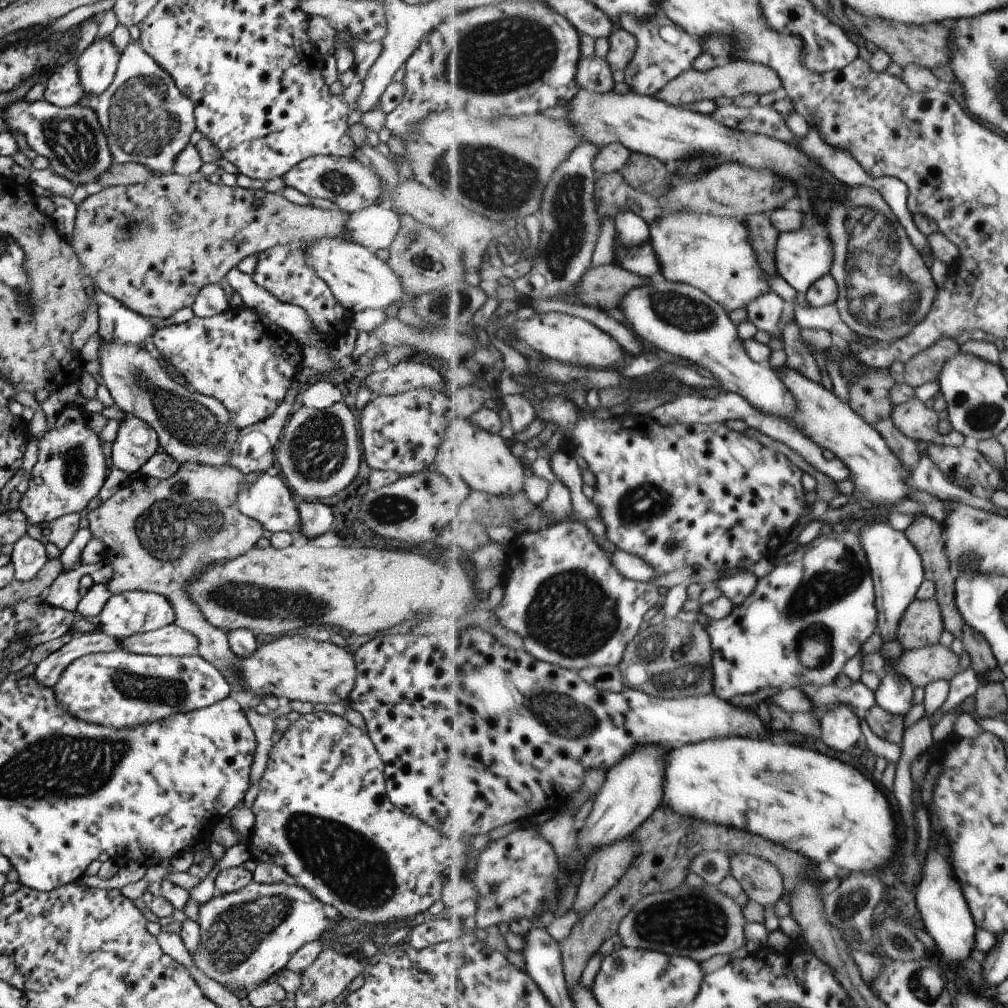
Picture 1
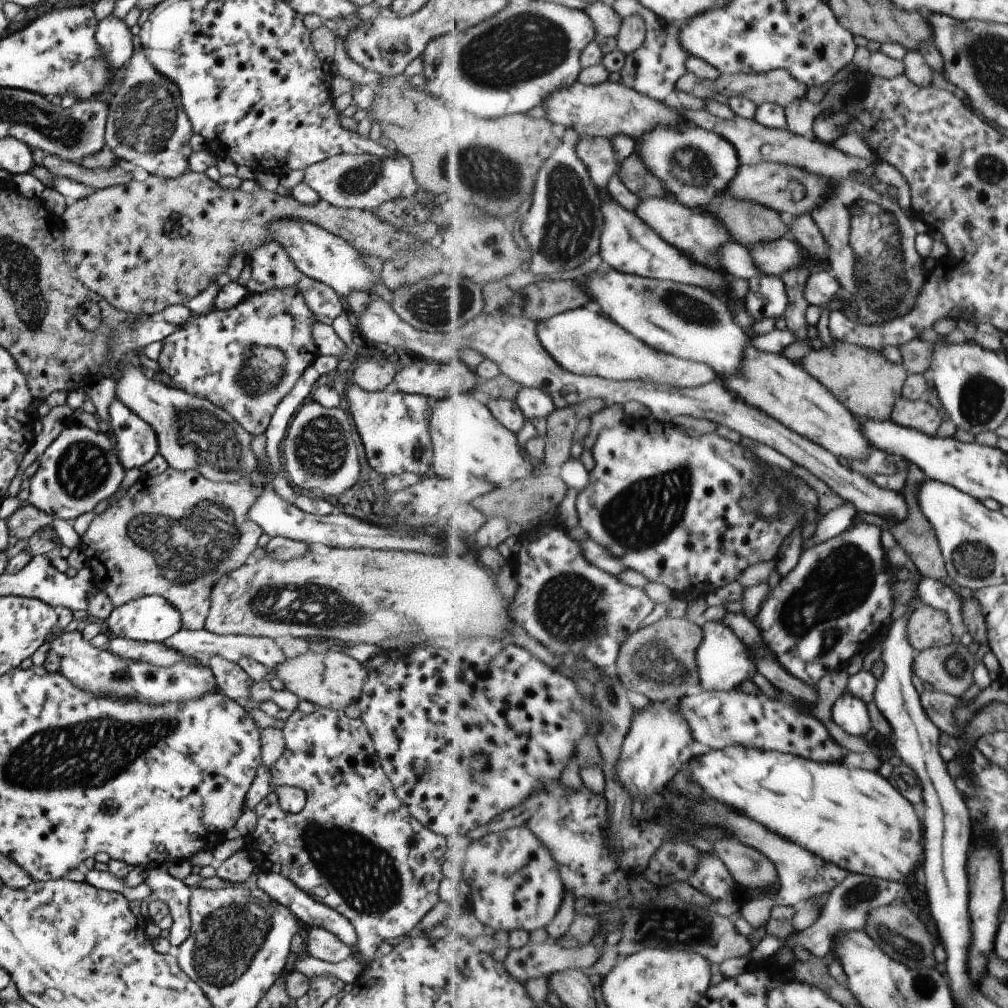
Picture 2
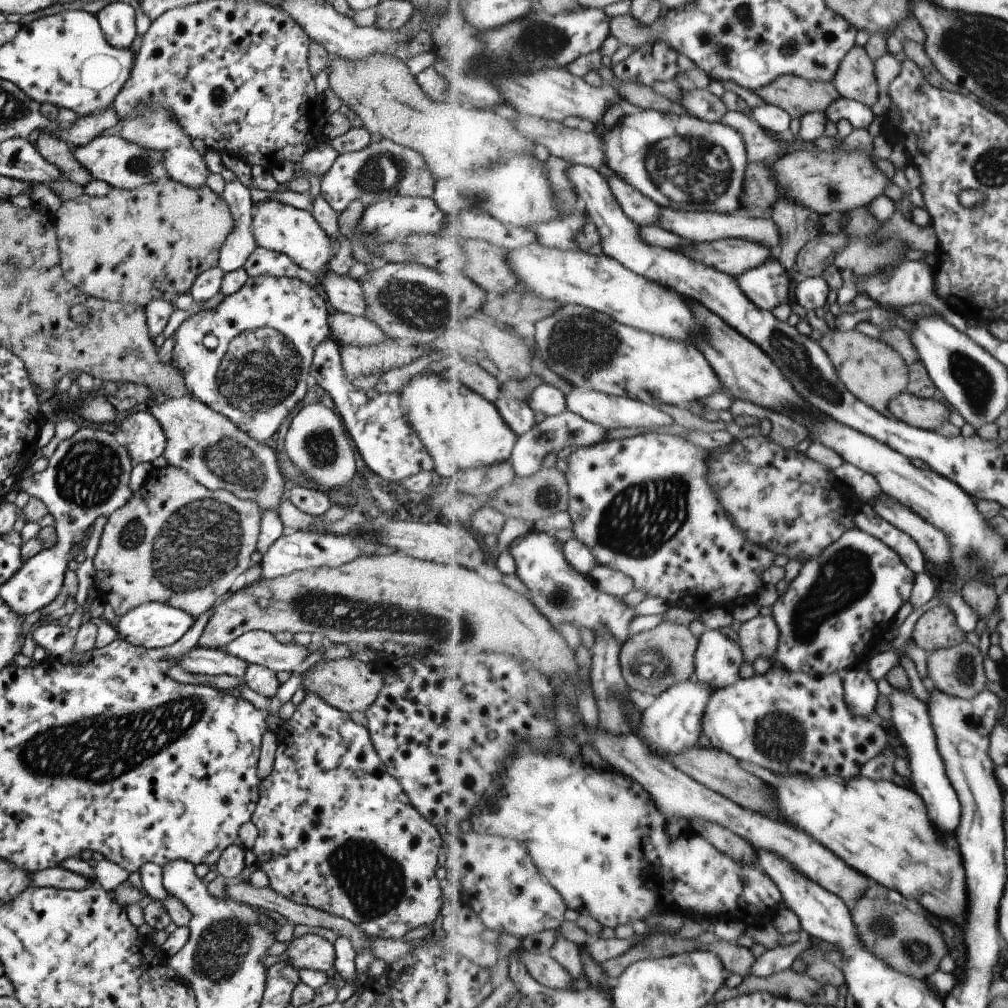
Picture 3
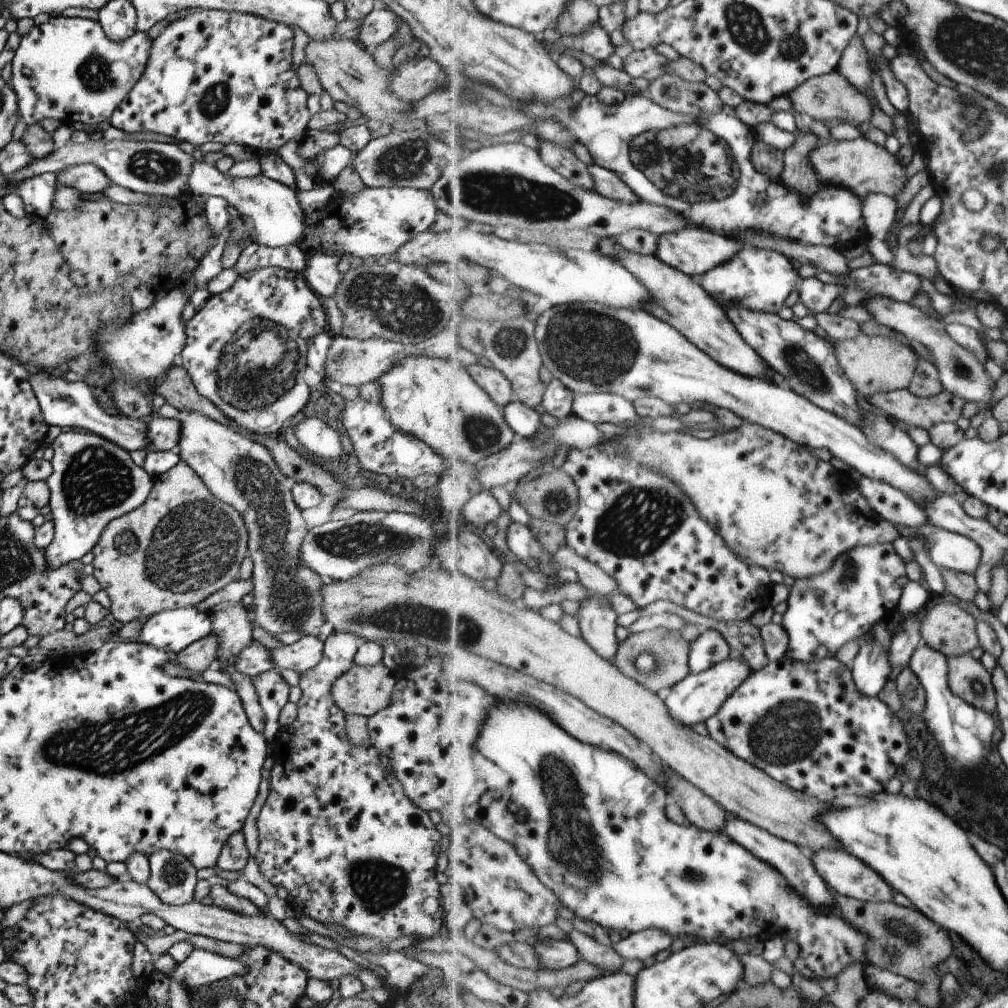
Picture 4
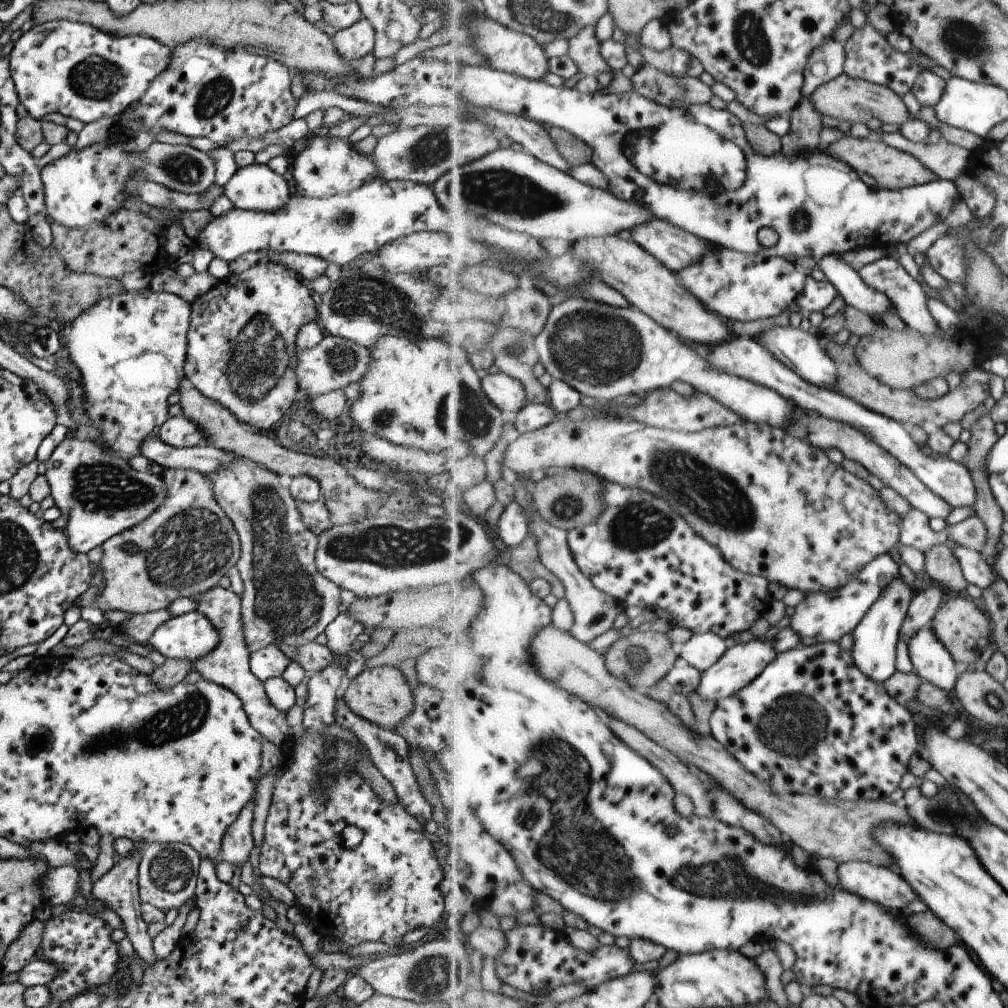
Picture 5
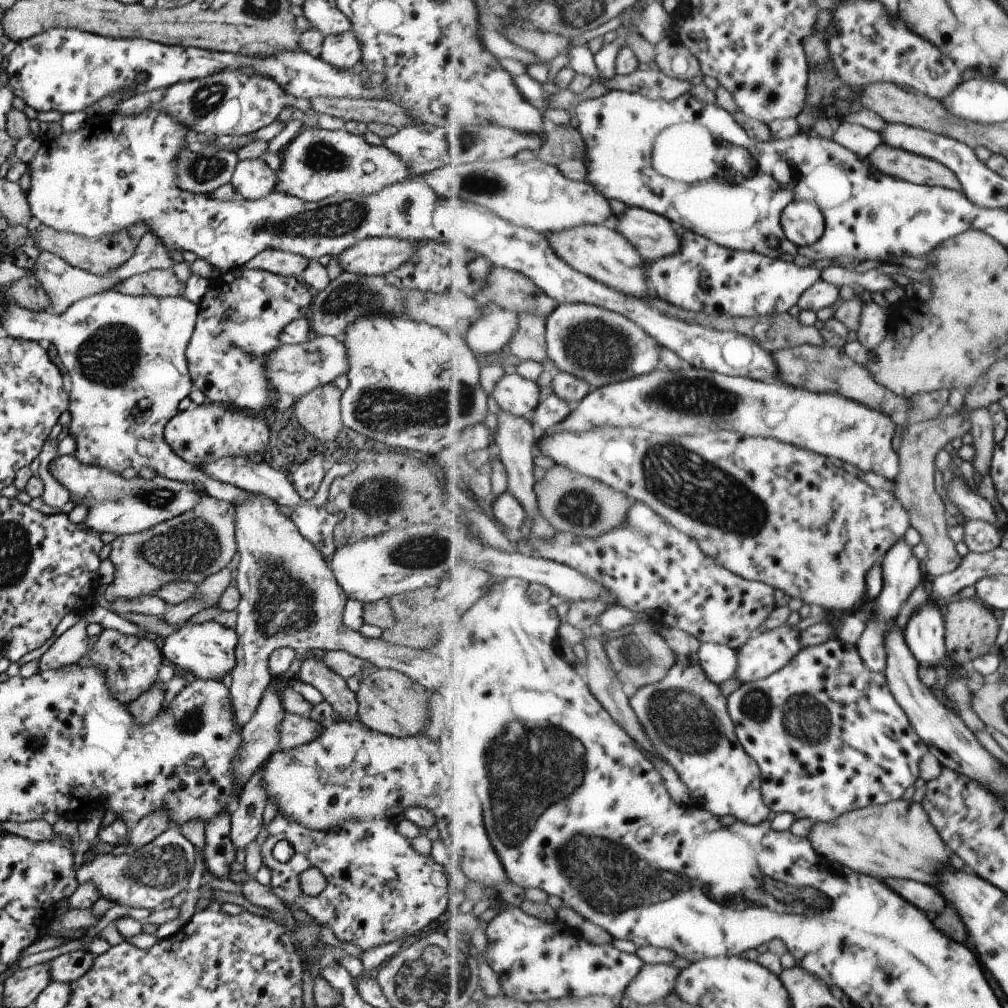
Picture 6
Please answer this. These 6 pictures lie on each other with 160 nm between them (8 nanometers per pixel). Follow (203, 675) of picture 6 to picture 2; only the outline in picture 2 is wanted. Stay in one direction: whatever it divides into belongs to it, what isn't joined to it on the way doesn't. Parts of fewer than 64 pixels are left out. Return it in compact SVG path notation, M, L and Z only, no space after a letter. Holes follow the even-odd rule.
M157 595L142 596L113 607L104 622L109 636L148 643L162 643L182 628L178 610Z

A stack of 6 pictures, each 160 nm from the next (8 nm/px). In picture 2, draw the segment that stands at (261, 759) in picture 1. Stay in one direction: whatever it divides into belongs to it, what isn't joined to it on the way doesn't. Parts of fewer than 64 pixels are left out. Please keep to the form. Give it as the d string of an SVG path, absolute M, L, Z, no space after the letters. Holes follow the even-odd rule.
M167 467L160 475L153 477L141 476L128 489L126 494L112 506L108 506L103 512L93 517L85 532L79 536L80 547L85 554L85 566L90 570L92 576L92 586L107 595L109 602L113 607L121 606L126 602L138 599L142 596L157 595L166 600L175 610L178 610L181 626L183 629L197 630L204 625L210 603L210 592L215 581L221 576L226 575L229 571L238 569L243 566L247 556L255 550L257 538L261 536L260 526L248 517L248 510L252 504L259 498L264 487L263 480L253 483L249 478L241 477L236 483L214 483L203 478L199 473L192 470L178 471ZM211 657L207 661L207 666L214 676L214 681L219 691L227 698L239 703L256 722L259 730L265 727L275 727L282 729L284 722L276 720L275 717L266 716L258 710L257 705L249 702L250 678L245 674L238 663L232 663L221 657Z

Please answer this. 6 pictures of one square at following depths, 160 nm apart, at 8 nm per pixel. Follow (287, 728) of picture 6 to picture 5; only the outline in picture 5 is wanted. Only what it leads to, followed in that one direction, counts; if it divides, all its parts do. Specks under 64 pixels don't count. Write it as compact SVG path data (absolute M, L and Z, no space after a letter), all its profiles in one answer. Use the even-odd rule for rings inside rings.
M219 586L209 588L203 594L191 596L195 600L195 611L201 612L207 621L217 632L217 646L207 652L205 656L193 661L193 672L197 672L201 679L213 682L218 686L223 686L226 690L231 690L240 701L240 705L251 724L251 727L267 742L278 742L281 734L286 732L285 716L283 712L276 710L269 704L265 697L262 683L252 674L248 667L249 650L243 642L241 634L241 604L238 596L233 594L230 589L224 590Z

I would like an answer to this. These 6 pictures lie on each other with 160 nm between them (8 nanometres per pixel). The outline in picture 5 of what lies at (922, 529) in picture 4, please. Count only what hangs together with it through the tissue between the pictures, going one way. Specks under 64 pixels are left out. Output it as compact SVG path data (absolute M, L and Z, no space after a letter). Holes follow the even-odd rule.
M951 544L954 548L953 552L955 552L955 556L957 556L957 560L959 560L964 570L964 576L969 583L985 591L989 586L993 586L997 582L995 570L981 552L977 552L973 548L966 548L964 545Z

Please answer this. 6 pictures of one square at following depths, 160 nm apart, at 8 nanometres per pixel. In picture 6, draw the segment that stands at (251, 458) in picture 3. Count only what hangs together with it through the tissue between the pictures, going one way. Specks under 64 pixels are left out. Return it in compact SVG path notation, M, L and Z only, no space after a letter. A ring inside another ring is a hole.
M262 495L234 506L235 545L239 564L233 585L239 591L239 604L235 620L237 643L233 654L235 666L226 682L229 690L235 724L239 728L257 709L263 692L273 678L269 676L267 662L277 649L287 647L295 652L324 652L341 650L363 659L376 669L393 669L424 686L433 695L446 675L443 655L390 645L381 637L363 638L358 631L342 624L342 611L347 602L330 568L319 552L301 537L293 522L277 512L276 505Z

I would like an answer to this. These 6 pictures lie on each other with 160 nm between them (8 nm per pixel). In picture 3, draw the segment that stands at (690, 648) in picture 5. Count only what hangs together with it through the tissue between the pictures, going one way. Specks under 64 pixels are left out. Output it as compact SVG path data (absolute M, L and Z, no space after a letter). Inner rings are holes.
M708 629L700 639L696 653L695 679L709 684L713 690L741 682L739 666L745 663L745 650L721 634L719 629Z

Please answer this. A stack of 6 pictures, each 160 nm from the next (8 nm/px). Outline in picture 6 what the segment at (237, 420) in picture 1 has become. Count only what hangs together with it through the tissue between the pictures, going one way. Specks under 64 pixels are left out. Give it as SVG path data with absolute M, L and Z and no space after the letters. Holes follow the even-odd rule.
M242 266L225 273L219 272L209 281L207 291L197 304L194 330L184 353L191 385L205 395L207 402L249 414L262 414L273 400L272 386L269 387L264 378L264 360L281 344L278 340L281 328L307 316L312 298L312 291L295 277L281 277L257 269L243 269Z

